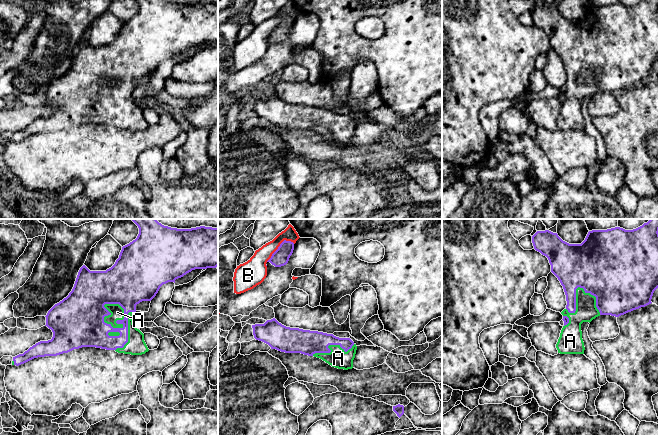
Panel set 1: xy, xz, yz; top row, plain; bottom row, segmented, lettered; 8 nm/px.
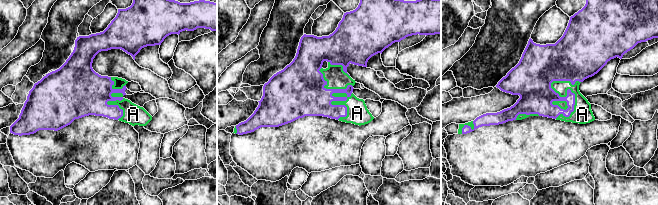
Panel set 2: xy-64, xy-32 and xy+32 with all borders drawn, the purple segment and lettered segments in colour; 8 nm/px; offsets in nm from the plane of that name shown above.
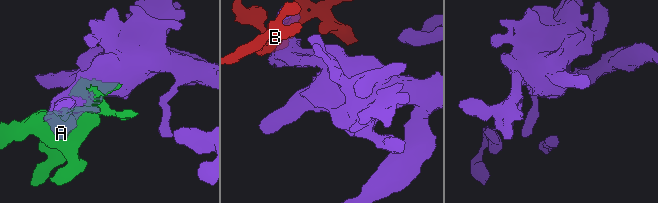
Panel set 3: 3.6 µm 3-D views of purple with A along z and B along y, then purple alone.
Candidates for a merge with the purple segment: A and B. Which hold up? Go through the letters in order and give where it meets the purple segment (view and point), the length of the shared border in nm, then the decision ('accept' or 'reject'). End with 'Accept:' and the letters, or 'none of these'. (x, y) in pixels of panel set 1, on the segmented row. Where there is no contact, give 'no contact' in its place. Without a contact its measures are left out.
A: xy (103, 320) | 240 nm | accept
B: xz (279, 246) | 280 nm | reject
Accept: A

